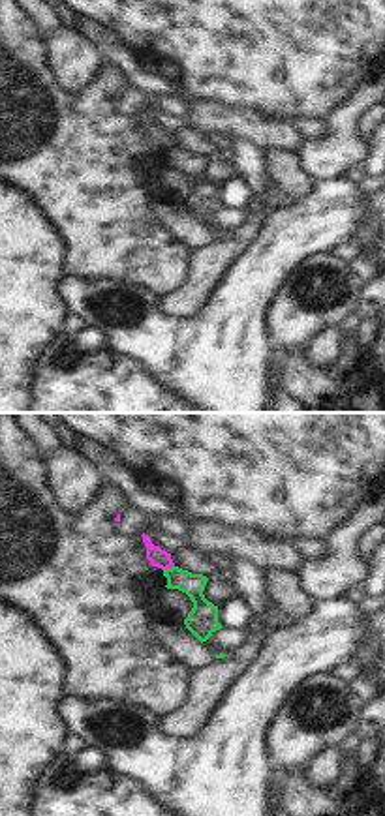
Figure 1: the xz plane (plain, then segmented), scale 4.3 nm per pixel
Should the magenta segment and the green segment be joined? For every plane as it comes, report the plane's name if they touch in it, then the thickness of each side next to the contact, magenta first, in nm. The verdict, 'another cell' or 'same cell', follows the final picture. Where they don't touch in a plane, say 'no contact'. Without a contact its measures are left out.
xz | 80/110 nm

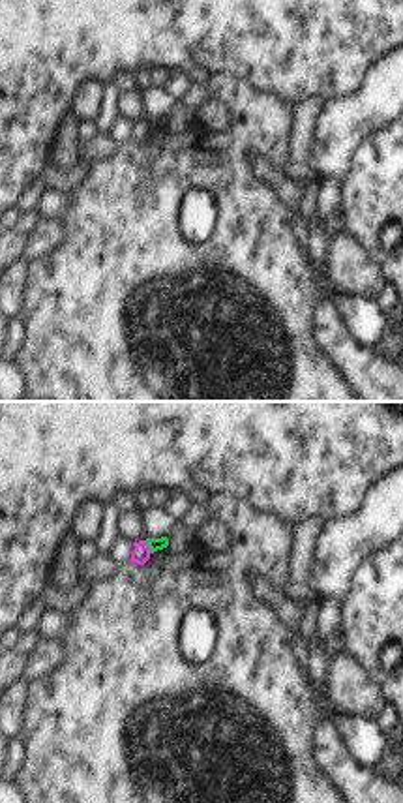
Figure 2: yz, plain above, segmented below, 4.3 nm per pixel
yz | 80/60 nm

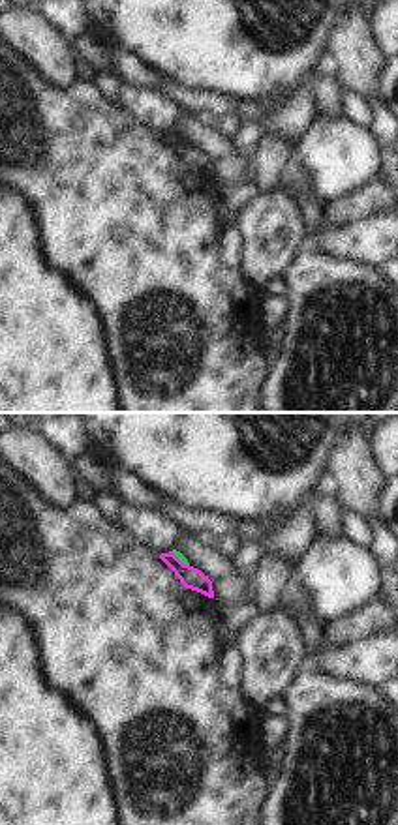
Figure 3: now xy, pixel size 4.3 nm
xy | 90/20 nm

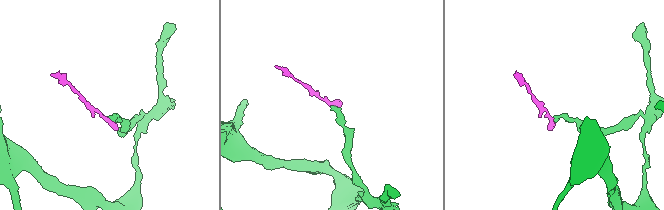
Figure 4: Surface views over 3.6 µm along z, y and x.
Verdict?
another cell

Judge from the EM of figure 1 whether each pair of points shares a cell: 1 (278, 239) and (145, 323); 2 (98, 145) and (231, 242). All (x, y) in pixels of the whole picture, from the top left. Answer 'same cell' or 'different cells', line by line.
1: same cell
2: different cells

